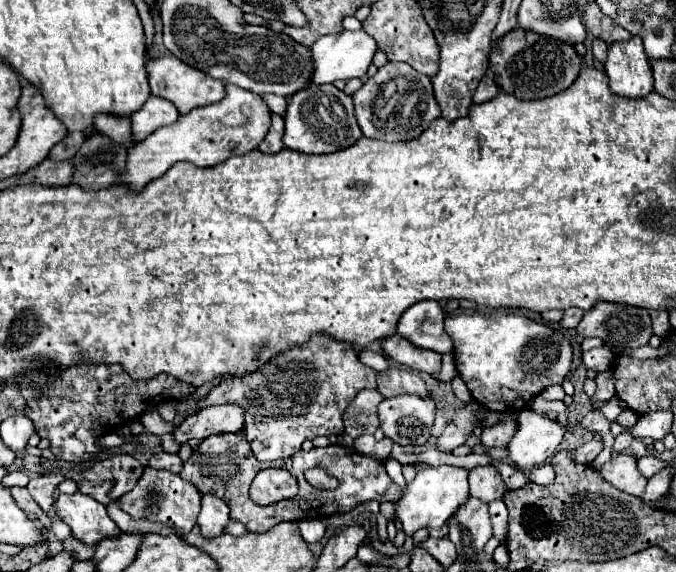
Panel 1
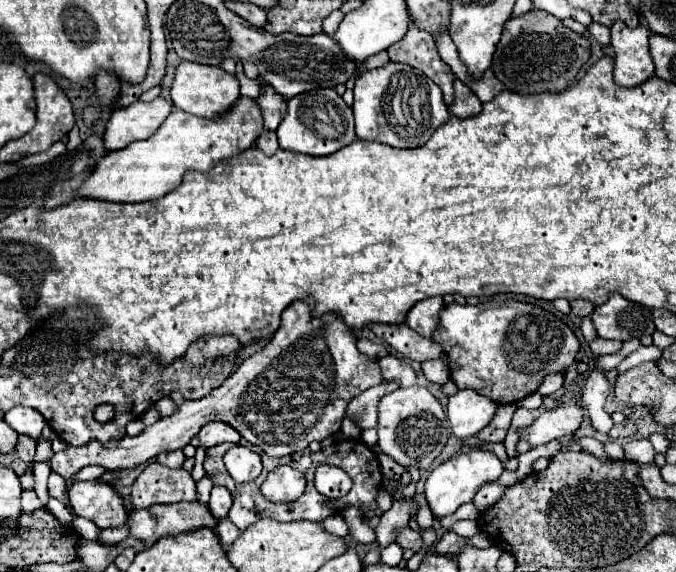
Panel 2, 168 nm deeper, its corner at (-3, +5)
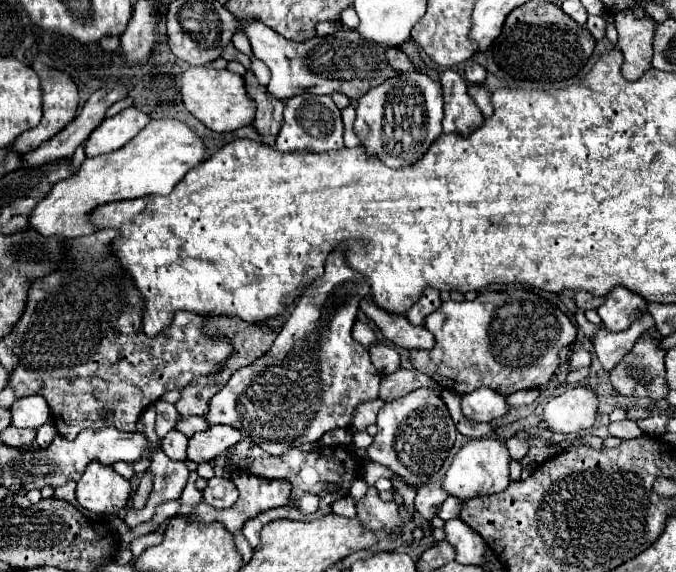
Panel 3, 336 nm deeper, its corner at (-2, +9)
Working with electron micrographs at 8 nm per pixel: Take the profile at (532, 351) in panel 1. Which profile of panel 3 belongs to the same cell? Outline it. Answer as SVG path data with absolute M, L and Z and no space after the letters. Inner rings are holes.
M513 287L505 291L481 291L473 301L447 301L433 311L427 321L423 321L423 327L435 335L435 347L431 351L409 351L409 361L417 371L429 375L443 389L459 395L471 393L479 387L491 387L501 395L543 387L559 367L559 351L573 345L577 335L575 325L553 303L535 295L533 291Z

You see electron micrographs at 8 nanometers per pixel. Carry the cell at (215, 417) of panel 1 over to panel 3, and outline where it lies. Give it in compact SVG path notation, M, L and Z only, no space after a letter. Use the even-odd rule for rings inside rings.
M213 425L203 433L195 433L189 439L187 459L195 463L209 463L219 453L227 451L241 439L241 433L227 425Z

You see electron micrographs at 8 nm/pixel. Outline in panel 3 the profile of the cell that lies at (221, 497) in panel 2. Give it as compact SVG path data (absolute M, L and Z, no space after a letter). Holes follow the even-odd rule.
M213 477L203 489L203 501L215 509L229 509L235 505L239 493L229 477Z

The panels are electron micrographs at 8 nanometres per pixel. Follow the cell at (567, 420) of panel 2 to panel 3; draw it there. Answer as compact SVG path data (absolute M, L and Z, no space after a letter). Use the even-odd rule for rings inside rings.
M573 387L563 395L553 397L545 409L543 419L557 435L569 435L589 429L597 417L597 393L589 387Z

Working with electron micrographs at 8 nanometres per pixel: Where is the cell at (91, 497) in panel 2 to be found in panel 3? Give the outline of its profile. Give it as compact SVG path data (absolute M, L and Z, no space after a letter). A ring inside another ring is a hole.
M93 461L83 477L77 481L77 501L87 511L103 515L103 513L119 513L131 495L131 485L125 477L117 475L113 467L101 465Z

